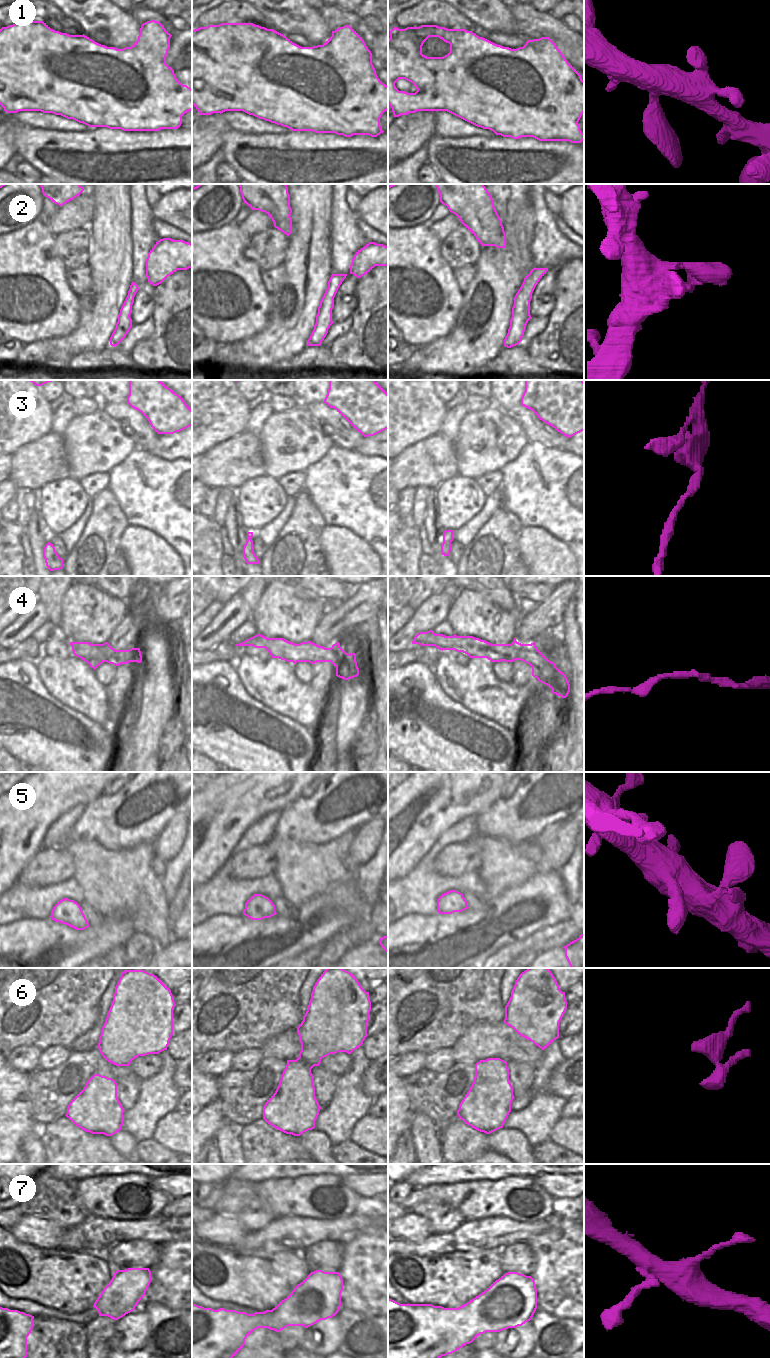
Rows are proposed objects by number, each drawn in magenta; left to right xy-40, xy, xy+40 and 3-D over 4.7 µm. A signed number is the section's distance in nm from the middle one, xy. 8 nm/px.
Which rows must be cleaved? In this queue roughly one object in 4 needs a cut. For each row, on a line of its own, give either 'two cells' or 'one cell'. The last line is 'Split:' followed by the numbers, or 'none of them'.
1: one cell
2: one cell
3: one cell
4: one cell
5: one cell
6: one cell
7: one cell
Split: none of them

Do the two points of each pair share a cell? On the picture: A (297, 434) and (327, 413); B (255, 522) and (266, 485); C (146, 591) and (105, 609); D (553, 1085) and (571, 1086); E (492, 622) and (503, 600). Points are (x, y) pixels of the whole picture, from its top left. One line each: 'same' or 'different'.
A: different
B: same
C: different
D: same
E: different

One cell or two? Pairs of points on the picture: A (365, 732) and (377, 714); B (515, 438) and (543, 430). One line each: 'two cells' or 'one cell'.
A: two cells
B: two cells

